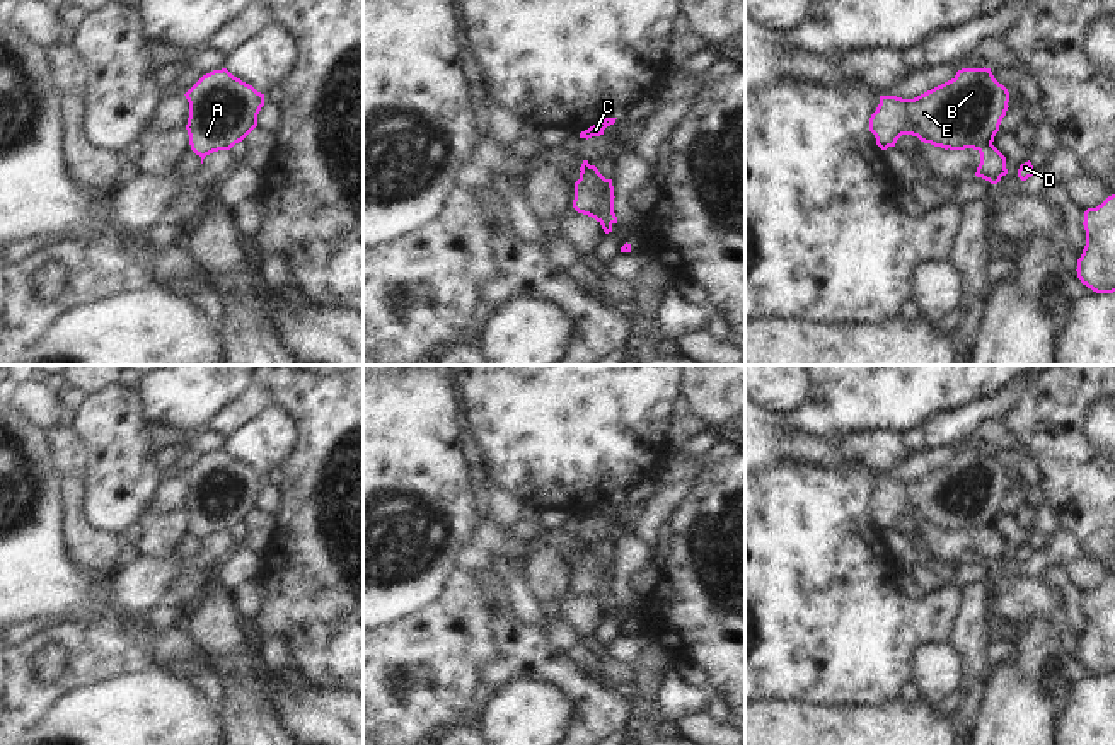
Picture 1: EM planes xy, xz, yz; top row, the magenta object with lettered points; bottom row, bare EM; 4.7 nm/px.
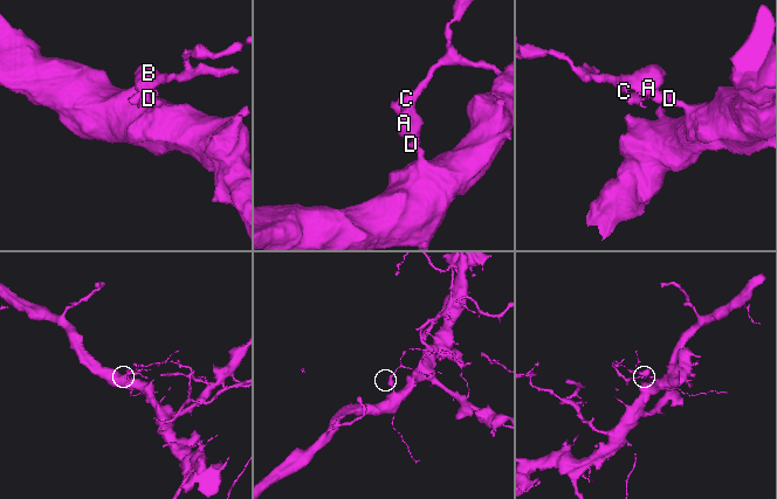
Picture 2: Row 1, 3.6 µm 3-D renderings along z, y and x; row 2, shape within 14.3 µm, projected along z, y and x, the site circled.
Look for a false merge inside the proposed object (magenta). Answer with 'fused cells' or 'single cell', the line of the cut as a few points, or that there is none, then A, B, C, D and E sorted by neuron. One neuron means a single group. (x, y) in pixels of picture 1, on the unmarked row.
fused cells; cut xz (602, 589), (612, 604); groups A B C E / D

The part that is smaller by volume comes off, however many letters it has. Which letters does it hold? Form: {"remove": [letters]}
{"remove": ["A", "B", "C", "E"]}

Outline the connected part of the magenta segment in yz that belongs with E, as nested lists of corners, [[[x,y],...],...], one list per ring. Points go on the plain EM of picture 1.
[[[962,450],[951,462],[914,481],[880,478],[869,513],[881,532],[895,529],[902,517],[950,532],[987,529],[1008,484],[1009,474],[991,450]]]

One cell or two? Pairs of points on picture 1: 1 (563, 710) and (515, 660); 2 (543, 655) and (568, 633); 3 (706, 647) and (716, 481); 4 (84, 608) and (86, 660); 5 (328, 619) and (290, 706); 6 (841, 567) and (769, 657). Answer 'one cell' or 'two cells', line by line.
1: two cells
2: two cells
3: one cell
4: two cells
5: two cells
6: one cell

